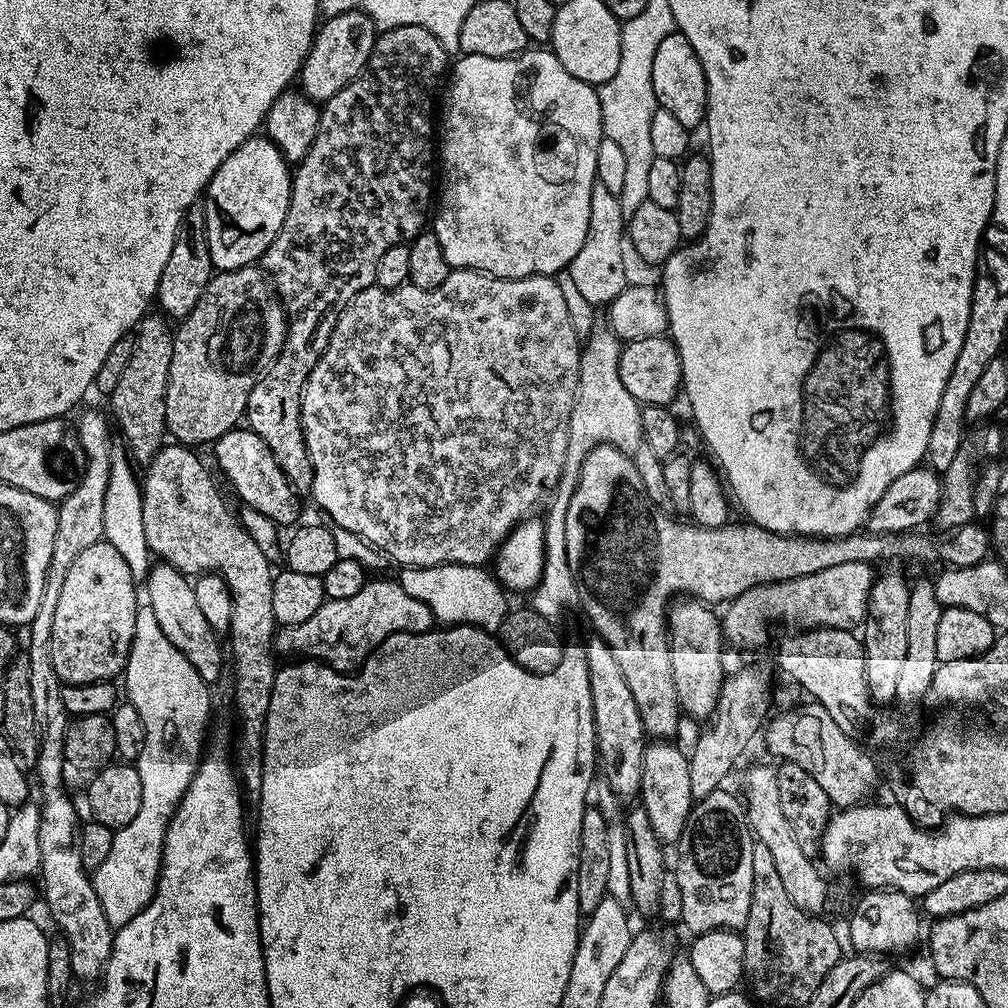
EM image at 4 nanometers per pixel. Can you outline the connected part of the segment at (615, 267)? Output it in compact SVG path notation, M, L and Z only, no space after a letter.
M597 182L590 194L590 226L586 230L586 242L582 242L582 250L574 254L566 269L566 276L576 287L573 288L575 295L586 298L586 302L590 303L600 300L604 306L618 298L630 283L628 272L624 269L624 248L626 252L626 217L620 209L620 197Z

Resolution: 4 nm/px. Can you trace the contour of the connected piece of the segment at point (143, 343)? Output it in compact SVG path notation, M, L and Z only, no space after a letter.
M158 312L147 313L134 332L134 351L129 365L114 390L108 394L113 421L121 432L129 457L135 462L147 464L163 447L167 428L165 426L166 382L169 380L170 359L173 357L175 335L167 317Z

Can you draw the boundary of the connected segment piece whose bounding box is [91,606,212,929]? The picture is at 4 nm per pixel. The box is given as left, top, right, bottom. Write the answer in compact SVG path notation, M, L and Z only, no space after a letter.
M147 606L137 607L136 610L134 642L122 673L123 680L124 688L128 691L127 703L135 706L138 714L142 714L142 722L146 726L146 746L142 746L142 754L139 760L135 761L138 778L142 778L142 807L138 809L134 822L115 829L114 843L110 846L106 862L102 862L102 866L98 866L91 873L98 902L102 902L102 910L106 910L106 918L111 922L113 929L126 926L126 922L138 915L156 893L166 830L170 826L172 815L176 812L177 804L186 794L198 770L202 753L206 748L204 731L207 730L208 719L212 716L212 700L208 697L209 681L202 679L198 670L190 666L186 654L182 654L178 646L173 646L166 634L162 634L158 618L154 618L154 610Z

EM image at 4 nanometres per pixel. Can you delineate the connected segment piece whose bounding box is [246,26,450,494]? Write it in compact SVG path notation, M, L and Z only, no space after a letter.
M398 26L397 28L381 31L377 35L376 45L365 68L345 88L338 90L338 94L334 94L334 98L323 101L320 108L318 134L306 154L306 158L299 161L294 168L292 197L290 198L290 206L286 210L286 222L282 222L282 230L278 230L274 242L270 242L270 246L262 257L262 267L268 279L272 281L272 286L276 290L276 295L280 298L280 303L284 306L284 311L288 313L288 333L278 358L272 363L267 374L256 383L254 390L250 390L246 424L254 434L258 434L258 438L262 438L262 442L266 442L266 446L270 446L274 458L278 460L278 466L282 466L282 474L286 474L286 478L290 478L294 490L298 493L311 493L312 483L314 482L314 466L310 462L310 454L306 450L306 438L300 421L300 399L302 398L302 390L310 378L310 370L314 370L318 358L322 358L322 354L328 345L327 339L320 338L320 340L316 340L316 335L319 334L320 327L324 324L324 315L331 308L333 310L343 308L362 290L375 285L378 258L382 258L382 254L386 254L386 250L390 250L390 246L408 244L419 232L425 231L426 225L429 223L430 205L434 200L434 108L432 112L432 91L435 90L440 75L442 75L442 80L449 64L449 53L444 51L444 48L438 42L438 38L434 38L434 34L430 34L430 30L426 30L422 26Z

